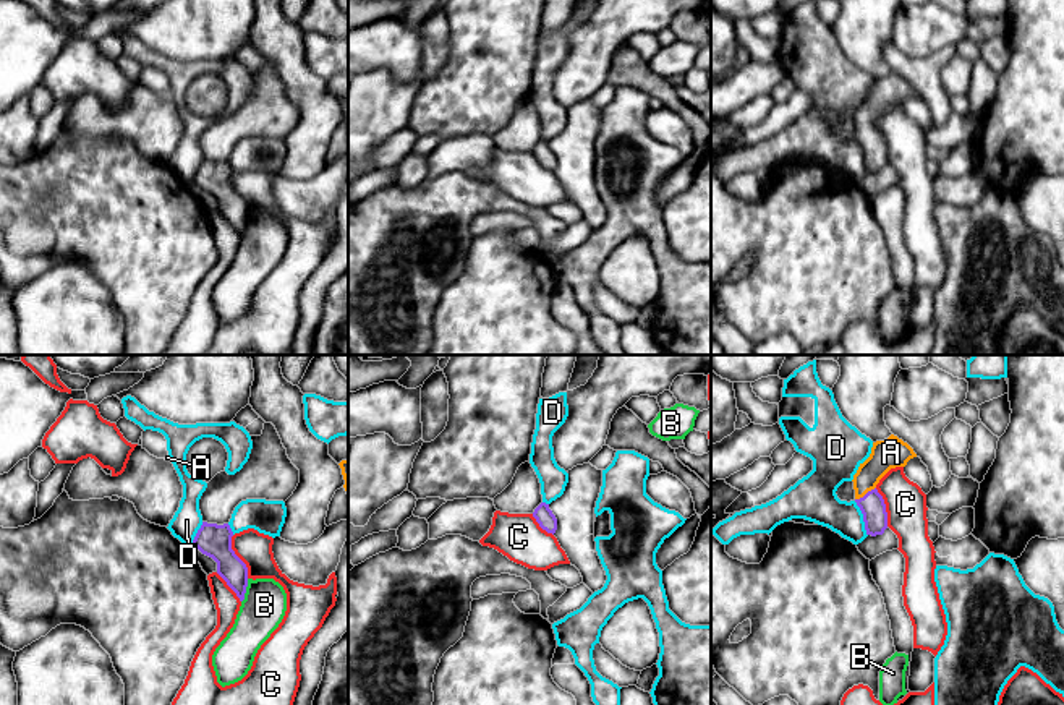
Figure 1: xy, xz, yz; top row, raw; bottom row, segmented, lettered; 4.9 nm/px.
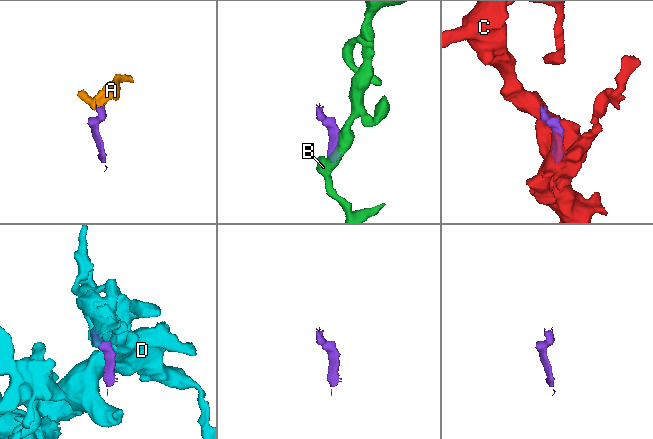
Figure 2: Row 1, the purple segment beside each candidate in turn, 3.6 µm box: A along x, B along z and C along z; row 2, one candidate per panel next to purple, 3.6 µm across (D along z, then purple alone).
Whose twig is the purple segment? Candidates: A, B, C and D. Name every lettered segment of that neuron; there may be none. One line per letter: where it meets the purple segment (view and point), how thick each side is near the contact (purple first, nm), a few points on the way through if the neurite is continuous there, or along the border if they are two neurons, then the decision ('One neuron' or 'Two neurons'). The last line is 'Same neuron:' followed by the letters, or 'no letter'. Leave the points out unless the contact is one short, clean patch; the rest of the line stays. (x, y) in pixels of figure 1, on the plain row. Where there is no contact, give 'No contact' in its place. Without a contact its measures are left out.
A: Touches purple at yz (867, 130). Thickness 120 nm (purple) against 150 nm. Path across: yz (872, 141), (867, 130), (867, 114), (891, 89). One neuron
B: Touches purple at xy (245, 227). Thickness 140 nm (purple) against 220 nm. Two neurons
C: Touches purple at xy (237, 193). Thickness 160 nm (purple) against 170 nm. Two neurons
D: Touches purple at yz (863, 156). Thickness 120 nm (purple) against 200 nm. Boundary: yz (854, 138), (862, 151), (867, 172). Two neurons
Same neuron: A

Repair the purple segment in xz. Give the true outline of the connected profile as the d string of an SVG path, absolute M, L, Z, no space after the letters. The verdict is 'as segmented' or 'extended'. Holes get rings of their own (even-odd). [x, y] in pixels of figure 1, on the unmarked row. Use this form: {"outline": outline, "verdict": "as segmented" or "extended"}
{"outline": "M541 139L534 146L533 154L536 156L536 159L539 160L539 164L543 167L546 167L547 170L552 170L552 172L555 170L555 167L557 167L557 156L552 151L552 147L549 146L549 141Z", "verdict": "as segmented"}

